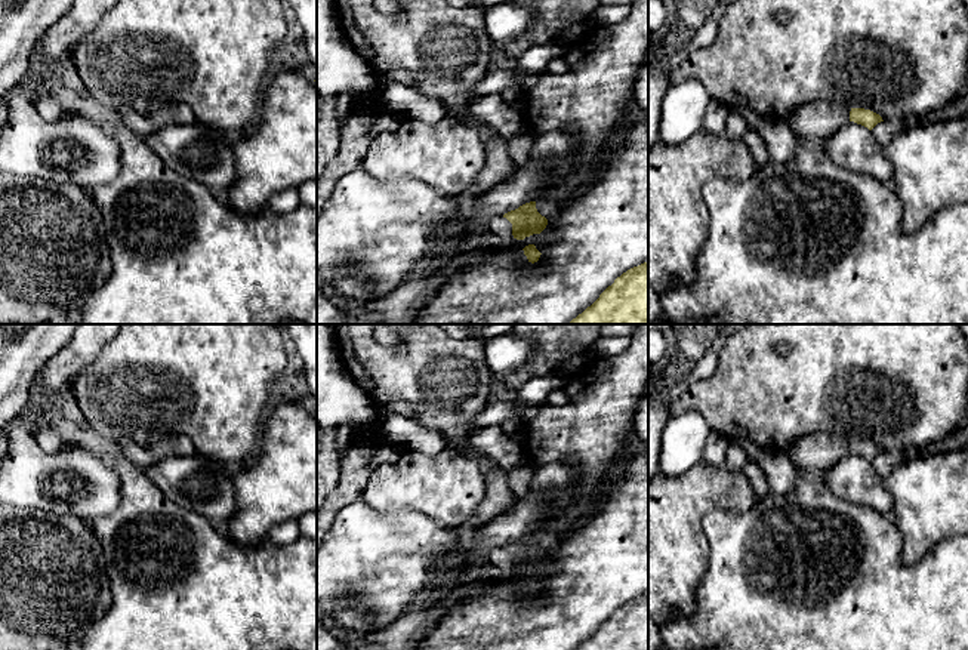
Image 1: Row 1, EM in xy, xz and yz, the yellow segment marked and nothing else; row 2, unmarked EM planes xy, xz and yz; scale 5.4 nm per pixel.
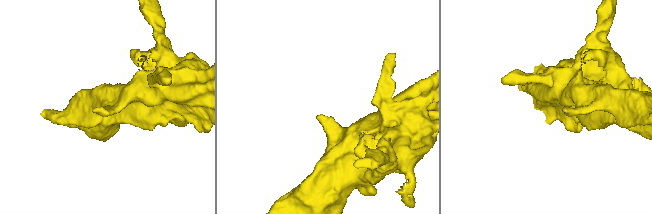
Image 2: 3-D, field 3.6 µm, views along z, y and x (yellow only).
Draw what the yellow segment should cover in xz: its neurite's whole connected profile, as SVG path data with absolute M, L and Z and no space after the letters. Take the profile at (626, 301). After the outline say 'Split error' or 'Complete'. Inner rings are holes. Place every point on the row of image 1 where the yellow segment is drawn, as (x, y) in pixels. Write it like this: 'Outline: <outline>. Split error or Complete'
Outline: M648 261L617 277L568 324L648 324Z. Complete

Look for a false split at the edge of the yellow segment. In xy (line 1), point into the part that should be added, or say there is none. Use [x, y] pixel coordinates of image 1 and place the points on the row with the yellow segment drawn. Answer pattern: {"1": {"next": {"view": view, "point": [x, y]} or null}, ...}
{"1": {"next": null}}

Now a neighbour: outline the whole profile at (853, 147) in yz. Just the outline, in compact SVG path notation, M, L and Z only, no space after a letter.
M850 121L824 141L823 147L836 166L893 187L893 166L884 155L884 147L867 127Z

